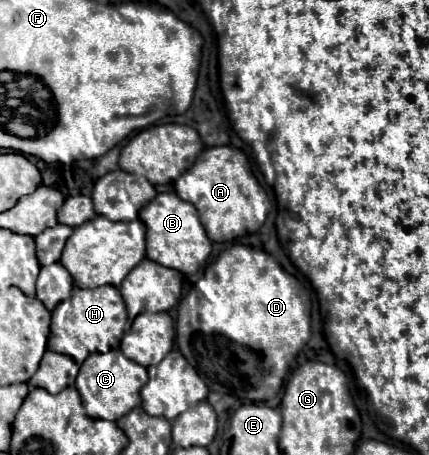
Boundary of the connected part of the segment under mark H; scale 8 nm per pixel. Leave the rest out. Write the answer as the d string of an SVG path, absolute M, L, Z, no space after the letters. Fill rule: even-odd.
M99 286L99 288L73 288L71 298L61 302L51 312L51 334L47 340L47 350L67 354L77 364L93 352L109 352L119 348L119 342L125 334L127 326L127 310L125 302L115 286Z

